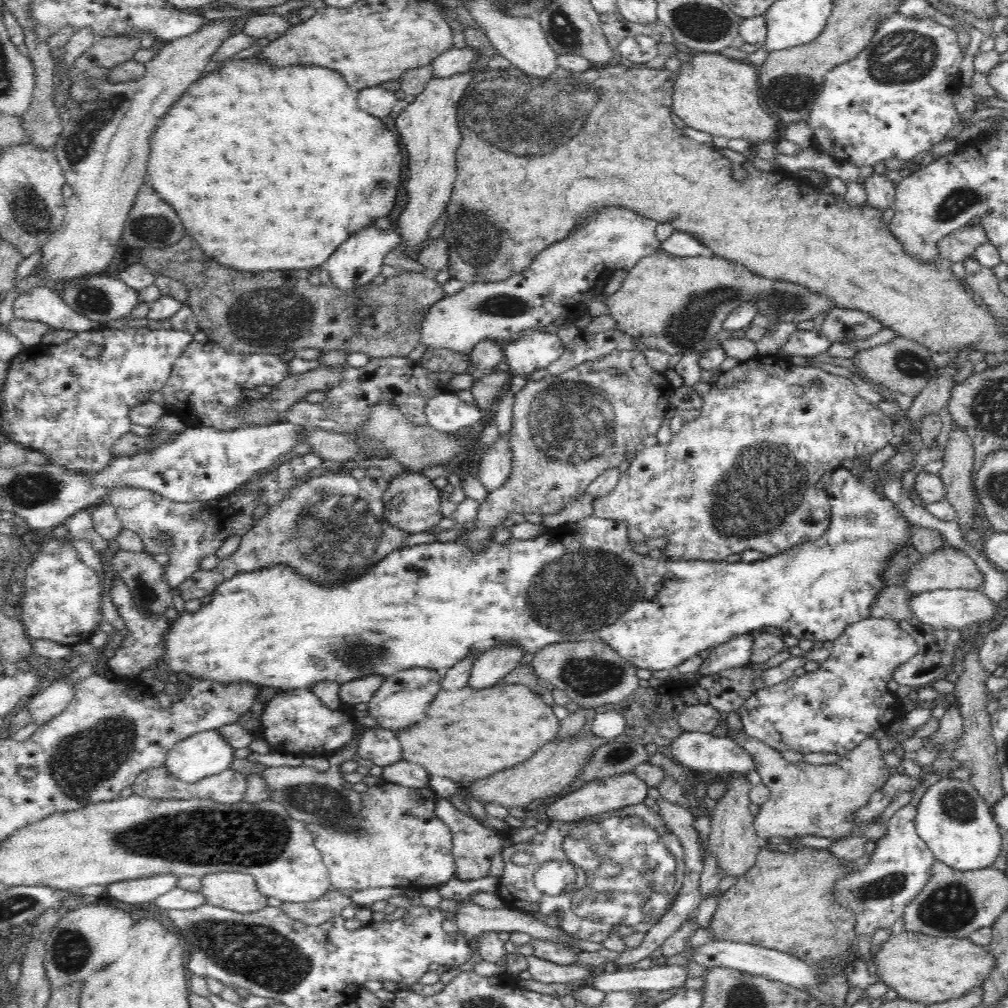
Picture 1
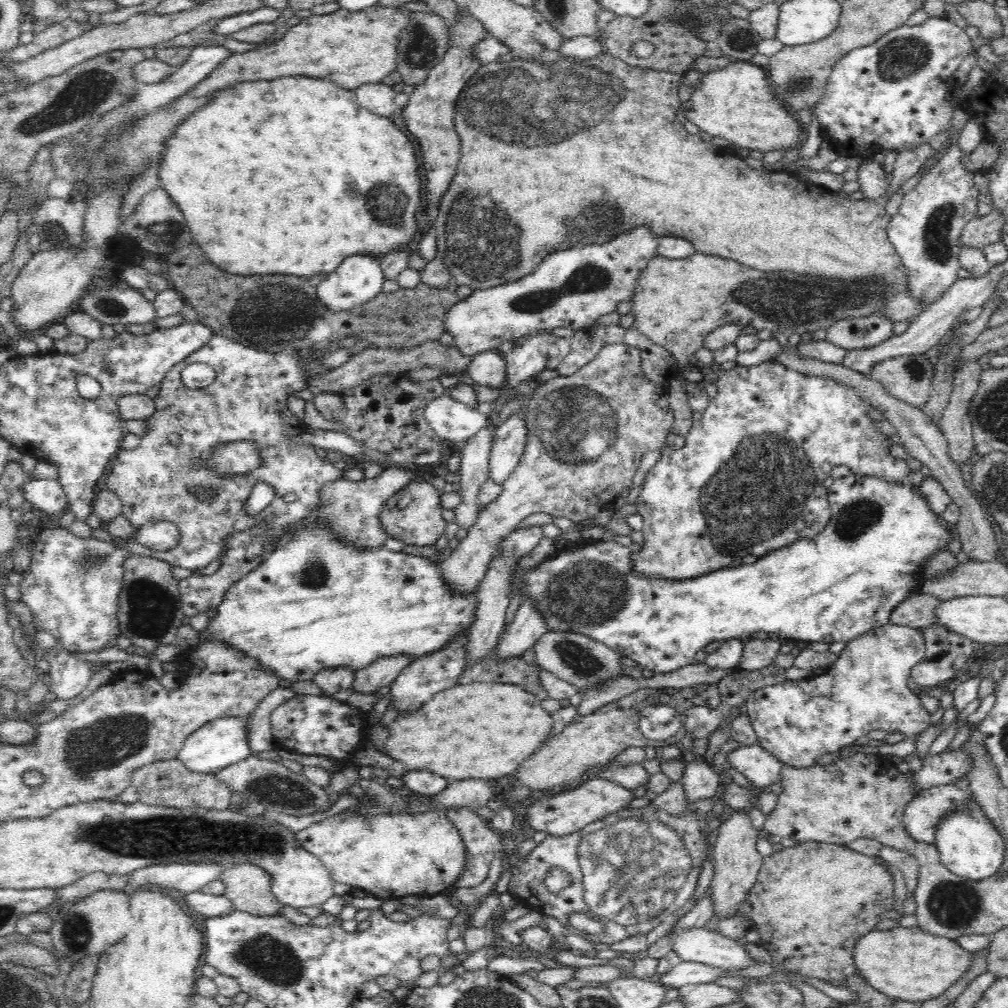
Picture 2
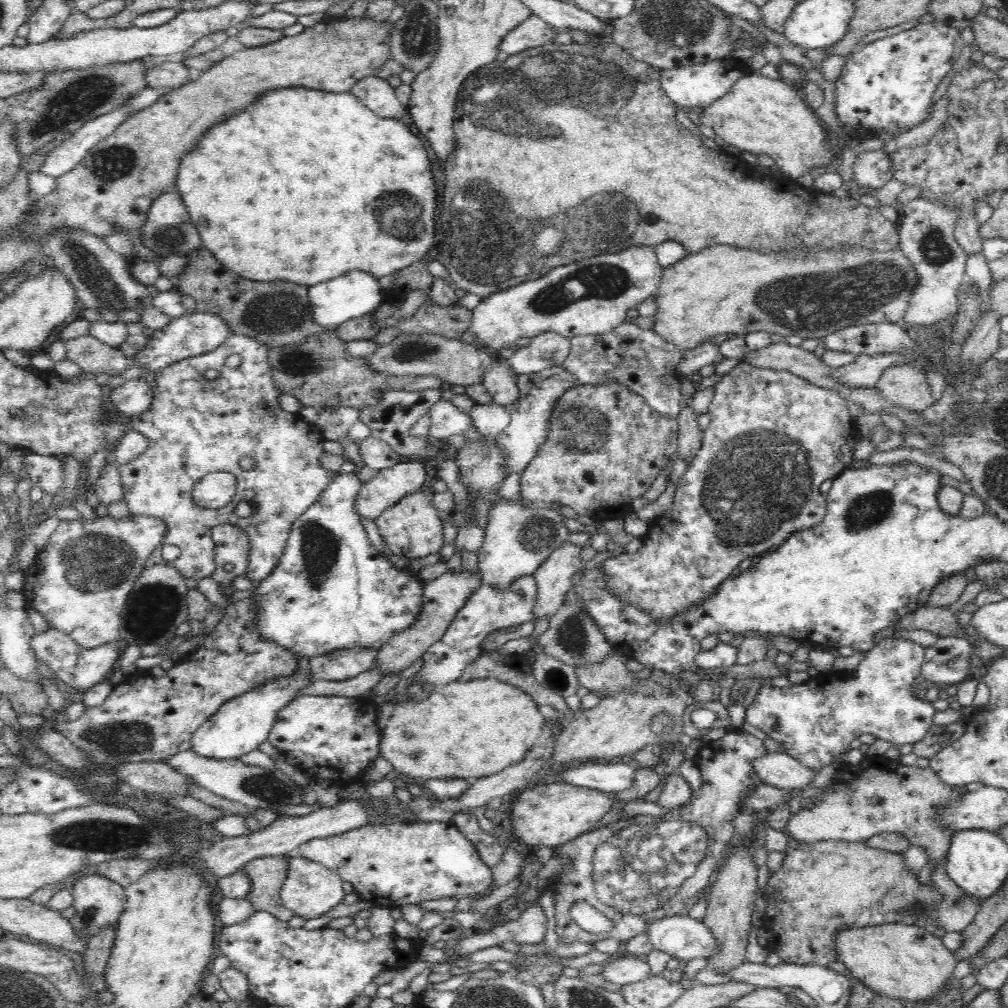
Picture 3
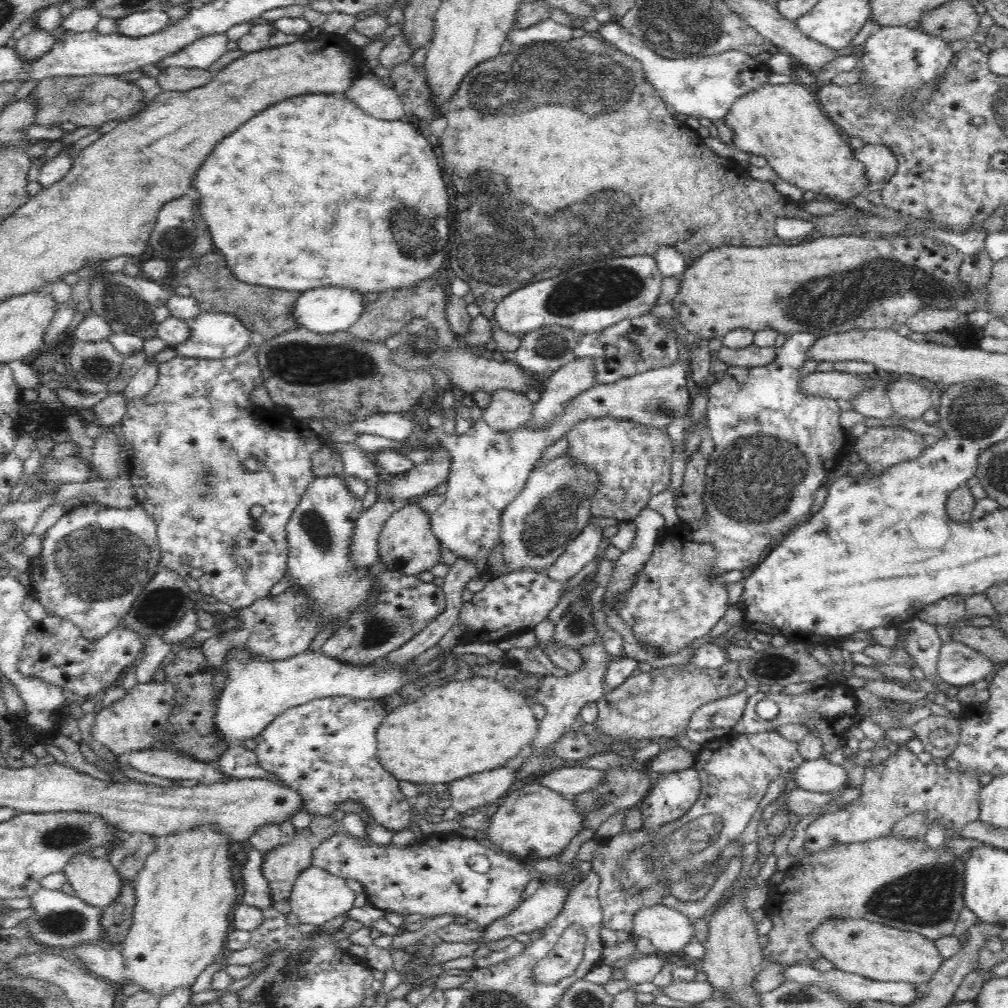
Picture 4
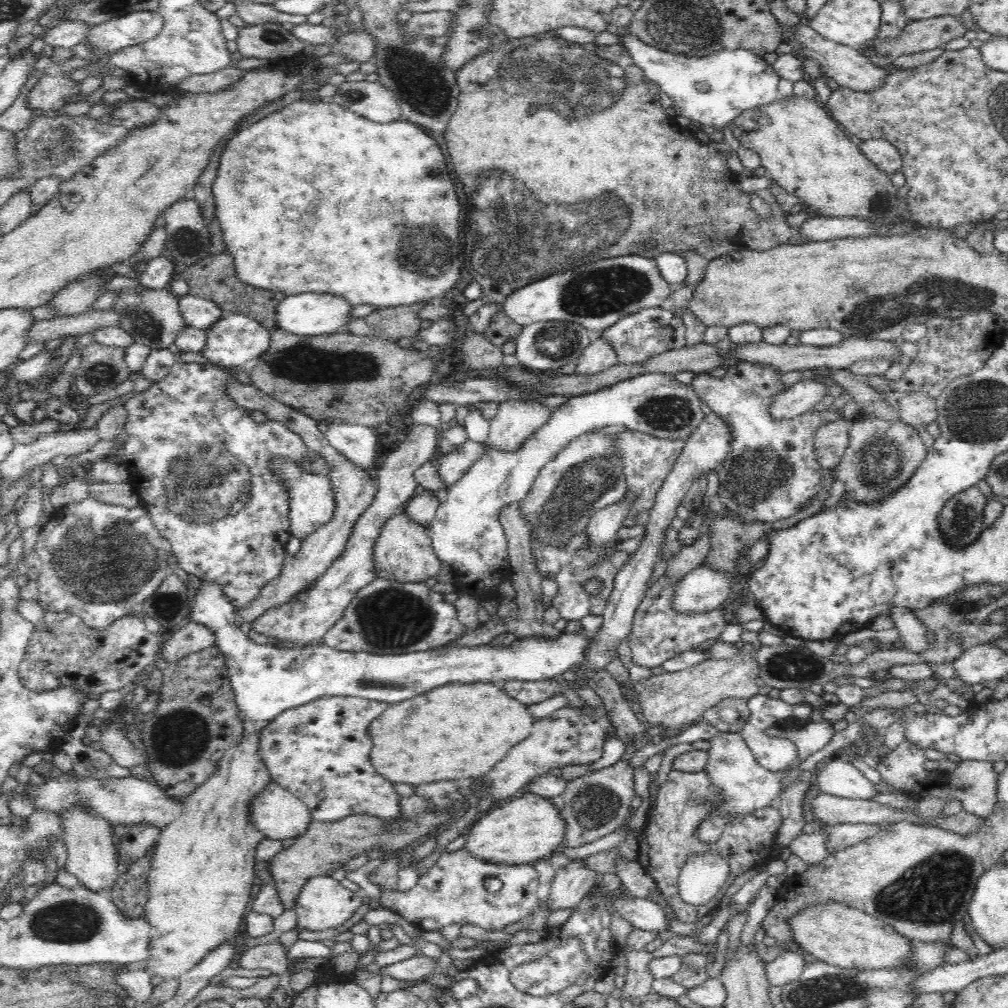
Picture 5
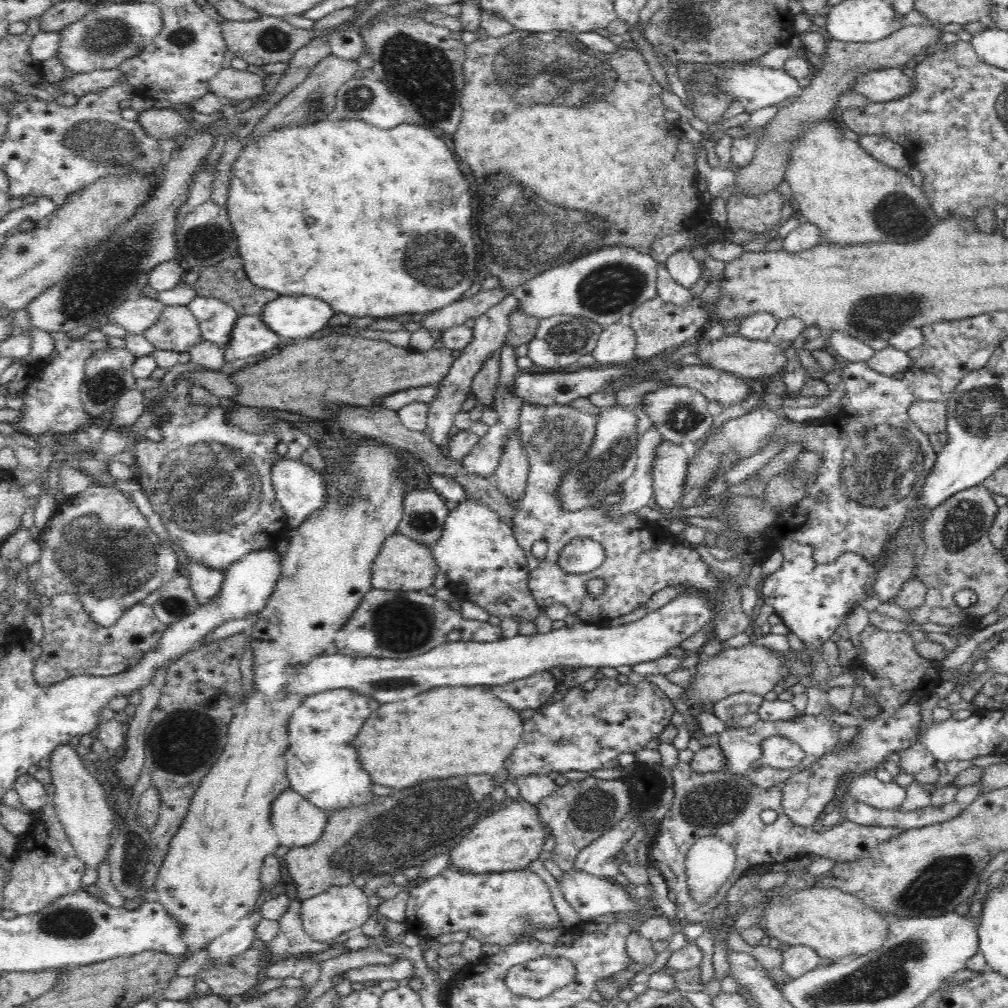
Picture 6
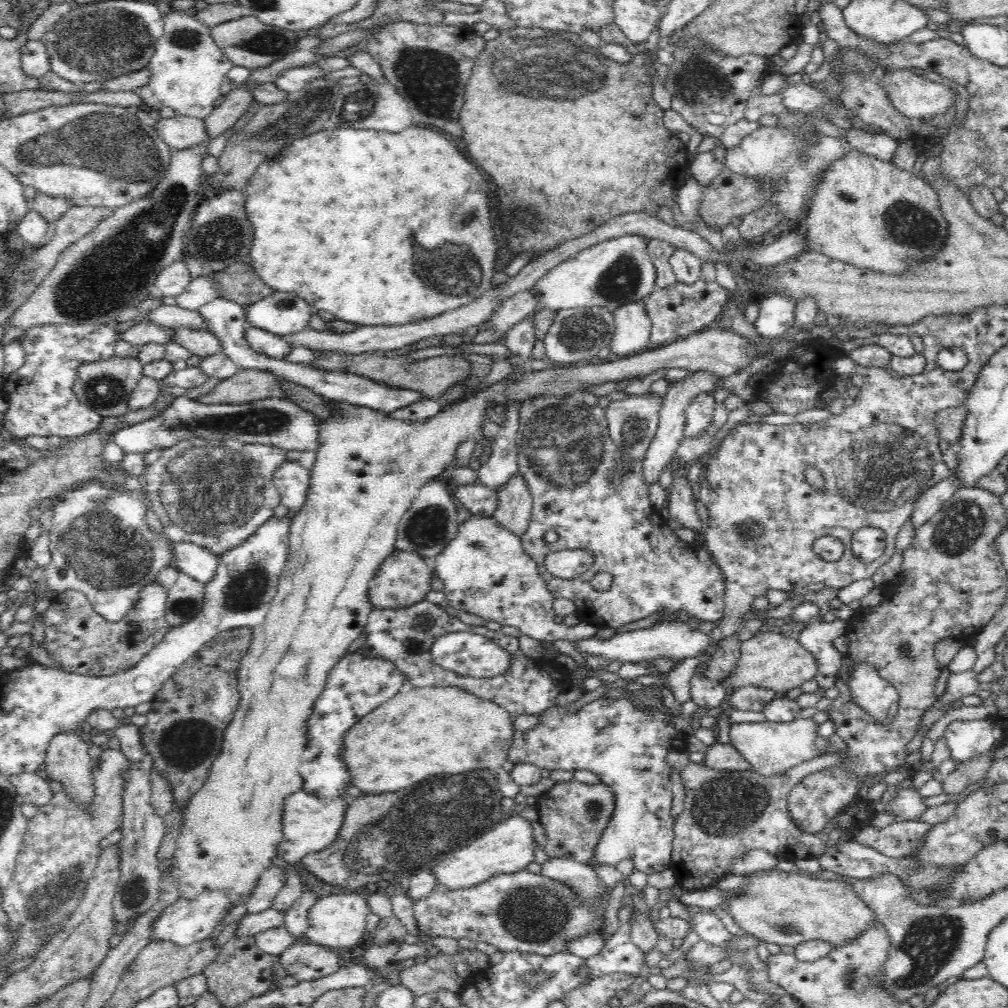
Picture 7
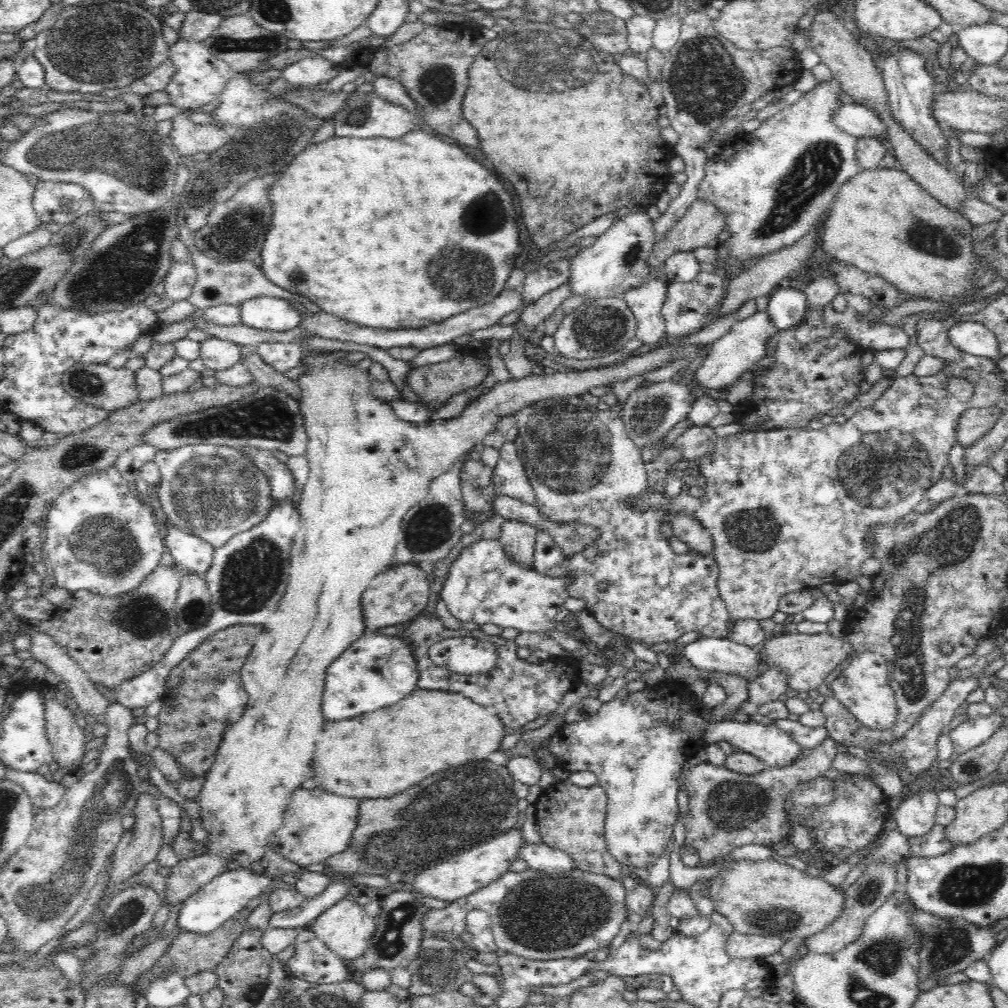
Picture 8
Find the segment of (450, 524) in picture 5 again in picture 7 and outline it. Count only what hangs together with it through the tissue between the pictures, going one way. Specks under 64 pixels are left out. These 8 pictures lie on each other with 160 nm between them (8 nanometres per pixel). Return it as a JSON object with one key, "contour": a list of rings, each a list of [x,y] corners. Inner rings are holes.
{"contour":[[[698,394],[685,410],[684,437],[698,437],[702,431],[709,430],[712,427],[714,410],[716,410],[716,400],[713,394]],[[472,515],[460,523],[456,536],[448,542],[442,553],[436,558],[435,573],[444,583],[443,592],[451,606],[482,616],[486,621],[498,622],[501,625],[515,626],[522,634],[527,634],[538,641],[553,642],[562,638],[574,642],[596,636],[597,627],[590,622],[581,622],[578,628],[554,621],[553,602],[556,600],[547,584],[539,574],[536,562],[525,552],[521,538],[511,530],[494,520],[493,516]]]}

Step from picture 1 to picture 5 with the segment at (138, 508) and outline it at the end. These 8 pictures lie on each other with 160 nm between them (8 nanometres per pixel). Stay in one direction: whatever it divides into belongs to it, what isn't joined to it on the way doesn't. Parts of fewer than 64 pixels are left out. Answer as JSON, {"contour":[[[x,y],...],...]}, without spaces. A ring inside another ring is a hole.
{"contour":[[[177,360],[172,370],[159,381],[131,398],[127,399],[123,406],[128,411],[128,422],[123,428],[124,439],[122,441],[122,450],[120,461],[128,468],[130,472],[130,483],[140,498],[142,506],[151,516],[154,526],[159,530],[160,536],[165,538],[171,545],[171,552],[176,557],[176,562],[182,570],[190,576],[196,576],[201,582],[214,582],[222,589],[225,597],[238,609],[248,606],[252,600],[258,598],[260,590],[268,582],[281,574],[285,564],[286,544],[293,534],[290,532],[289,507],[290,498],[287,487],[279,480],[271,470],[273,461],[279,459],[290,460],[300,466],[303,457],[308,453],[307,445],[303,438],[289,430],[282,423],[276,420],[267,419],[266,422],[254,422],[249,410],[238,406],[228,397],[226,386],[236,380],[228,367],[220,367],[212,364],[199,364],[198,362],[183,362]]]}

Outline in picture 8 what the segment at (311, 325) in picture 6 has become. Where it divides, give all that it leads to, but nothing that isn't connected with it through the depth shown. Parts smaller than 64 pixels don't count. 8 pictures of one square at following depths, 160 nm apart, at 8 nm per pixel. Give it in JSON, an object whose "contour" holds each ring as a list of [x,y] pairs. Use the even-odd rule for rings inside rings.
{"contour":[[[256,297],[240,305],[240,322],[253,329],[282,332],[300,327],[302,315],[289,300]]]}

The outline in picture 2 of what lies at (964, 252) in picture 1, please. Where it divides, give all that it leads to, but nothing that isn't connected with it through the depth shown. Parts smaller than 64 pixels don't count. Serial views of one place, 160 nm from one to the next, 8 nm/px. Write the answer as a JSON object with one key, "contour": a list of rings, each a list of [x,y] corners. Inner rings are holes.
{"contour":[[[992,210],[984,217],[977,216],[968,222],[958,239],[958,244],[983,248],[1001,240],[1001,230],[1006,224],[1006,217],[999,210]]]}

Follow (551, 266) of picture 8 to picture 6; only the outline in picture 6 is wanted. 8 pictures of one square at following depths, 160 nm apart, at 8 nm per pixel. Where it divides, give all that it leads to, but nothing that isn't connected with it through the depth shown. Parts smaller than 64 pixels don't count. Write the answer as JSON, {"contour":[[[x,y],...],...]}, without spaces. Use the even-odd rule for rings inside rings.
{"contour":[[[506,295],[497,305],[492,306],[486,313],[474,319],[473,337],[468,346],[465,346],[460,353],[460,356],[452,363],[448,374],[441,380],[442,386],[438,390],[438,396],[429,403],[429,418],[427,420],[426,429],[423,431],[432,443],[445,447],[449,438],[448,434],[452,426],[454,426],[454,419],[460,409],[462,403],[468,394],[471,392],[471,384],[473,376],[482,368],[483,362],[493,352],[500,351],[504,344],[506,335],[509,331],[508,315],[512,311],[519,310],[519,300],[513,295]]]}

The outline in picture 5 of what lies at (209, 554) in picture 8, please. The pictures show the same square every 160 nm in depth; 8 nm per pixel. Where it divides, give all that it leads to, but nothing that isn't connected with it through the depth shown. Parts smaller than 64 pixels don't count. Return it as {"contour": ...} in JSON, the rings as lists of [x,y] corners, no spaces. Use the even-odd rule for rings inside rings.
{"contour":[[[200,582],[199,593],[192,594],[190,620],[203,624],[215,636],[214,645],[225,654],[225,665],[230,673],[233,686],[234,703],[238,709],[238,716],[242,721],[252,720],[263,725],[274,720],[274,717],[285,710],[297,708],[325,697],[357,697],[367,700],[394,704],[402,700],[410,700],[422,692],[432,688],[450,684],[450,682],[500,682],[511,681],[543,681],[566,672],[568,668],[576,667],[585,659],[585,650],[590,637],[585,632],[562,632],[556,638],[519,638],[510,647],[491,647],[488,644],[473,647],[437,647],[427,651],[411,652],[408,654],[370,654],[349,653],[324,644],[314,644],[298,648],[280,648],[274,645],[257,644],[252,641],[240,627],[234,623],[237,608],[225,597],[220,586],[214,582]]]}

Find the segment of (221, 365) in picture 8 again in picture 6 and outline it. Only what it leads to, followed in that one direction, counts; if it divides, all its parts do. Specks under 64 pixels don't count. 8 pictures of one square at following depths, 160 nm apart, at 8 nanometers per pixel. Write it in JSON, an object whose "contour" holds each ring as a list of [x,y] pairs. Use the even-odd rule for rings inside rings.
{"contour":[[[166,305],[158,320],[147,328],[143,335],[151,342],[156,349],[176,350],[178,352],[187,351],[192,345],[199,343],[203,338],[197,318],[193,312],[186,306]]]}

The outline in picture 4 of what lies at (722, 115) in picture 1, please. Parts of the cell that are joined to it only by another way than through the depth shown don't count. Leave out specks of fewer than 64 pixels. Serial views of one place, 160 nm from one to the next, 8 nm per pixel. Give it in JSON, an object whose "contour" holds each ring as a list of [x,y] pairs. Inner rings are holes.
{"contour":[[[799,83],[764,84],[755,91],[750,91],[737,98],[725,114],[723,122],[734,131],[731,146],[740,156],[763,155],[768,164],[777,172],[780,179],[795,184],[803,192],[813,190],[824,193],[829,200],[844,202],[853,200],[854,203],[864,203],[865,189],[870,184],[865,175],[865,166],[856,160],[854,150],[849,145],[848,138],[828,117],[819,104],[816,93]]]}

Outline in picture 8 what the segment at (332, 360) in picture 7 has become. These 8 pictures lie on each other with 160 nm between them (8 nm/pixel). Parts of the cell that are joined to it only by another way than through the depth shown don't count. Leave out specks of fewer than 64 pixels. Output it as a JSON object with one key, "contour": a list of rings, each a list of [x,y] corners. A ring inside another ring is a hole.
{"contour":[[[460,350],[460,356],[456,356],[448,361],[410,369],[410,372],[407,374],[407,383],[421,398],[422,402],[437,411],[455,394],[465,391],[471,386],[479,385],[490,371],[489,365],[484,364],[477,354],[467,354],[467,352]]]}

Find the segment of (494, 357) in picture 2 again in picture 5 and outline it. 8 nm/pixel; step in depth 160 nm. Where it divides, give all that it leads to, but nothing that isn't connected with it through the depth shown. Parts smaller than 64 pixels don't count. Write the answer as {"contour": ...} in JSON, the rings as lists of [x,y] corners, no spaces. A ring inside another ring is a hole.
{"contour":[[[510,399],[501,402],[496,416],[489,420],[491,428],[486,443],[497,450],[514,452],[536,429],[548,422],[554,410],[538,401]]]}

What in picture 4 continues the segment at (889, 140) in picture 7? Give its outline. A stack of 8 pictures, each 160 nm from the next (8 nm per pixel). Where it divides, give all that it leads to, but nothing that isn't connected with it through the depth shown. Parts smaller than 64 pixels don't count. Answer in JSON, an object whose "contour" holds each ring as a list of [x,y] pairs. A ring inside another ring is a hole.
{"contour":[[[867,144],[854,150],[856,160],[865,166],[865,175],[869,182],[887,183],[897,171],[897,158],[886,146]]]}

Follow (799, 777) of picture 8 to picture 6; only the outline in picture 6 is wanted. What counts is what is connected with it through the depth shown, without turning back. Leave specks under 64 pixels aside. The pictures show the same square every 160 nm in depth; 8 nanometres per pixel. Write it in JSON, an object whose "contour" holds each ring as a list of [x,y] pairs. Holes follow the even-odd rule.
{"contour":[[[680,761],[671,770],[673,778],[674,798],[671,808],[661,820],[659,831],[653,838],[649,849],[647,850],[647,864],[660,870],[668,886],[668,899],[676,905],[676,920],[679,923],[712,923],[713,910],[725,902],[729,888],[738,878],[745,876],[747,872],[752,872],[754,868],[764,864],[784,864],[788,860],[799,860],[810,854],[828,857],[835,862],[843,863],[846,861],[857,861],[865,857],[870,851],[875,849],[876,845],[887,841],[889,838],[896,837],[897,834],[904,832],[908,828],[881,827],[881,826],[862,826],[854,821],[841,820],[837,825],[830,826],[824,832],[814,831],[811,827],[798,826],[794,824],[788,815],[783,811],[781,802],[783,799],[782,784],[772,788],[760,788],[758,785],[750,782],[747,778],[739,774],[732,774],[726,770],[716,772],[696,772],[689,762]],[[764,810],[775,810],[777,819],[771,824],[765,824],[760,817]],[[702,837],[718,837],[725,841],[735,850],[737,856],[736,868],[733,870],[730,878],[722,884],[722,888],[717,894],[700,905],[696,900],[690,899],[687,889],[687,873],[685,870],[685,858],[690,847]]]}

